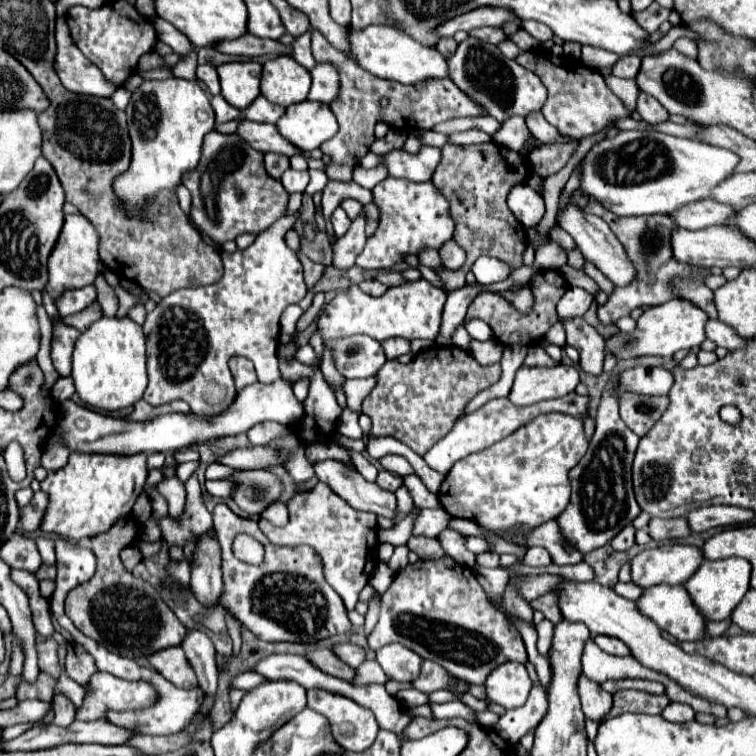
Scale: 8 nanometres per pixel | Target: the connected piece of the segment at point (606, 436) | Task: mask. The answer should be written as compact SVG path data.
M619 376L611 378L601 396L601 404L597 410L597 428L589 442L587 454L581 462L569 470L571 480L571 504L557 518L563 538L577 548L581 554L589 554L601 546L605 546L615 534L619 534L625 526L629 526L641 512L631 482L631 464L639 444L639 436L629 430L629 426L619 416Z

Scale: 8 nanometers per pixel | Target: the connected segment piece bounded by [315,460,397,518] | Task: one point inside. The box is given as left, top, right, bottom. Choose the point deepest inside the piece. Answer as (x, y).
(363, 495)

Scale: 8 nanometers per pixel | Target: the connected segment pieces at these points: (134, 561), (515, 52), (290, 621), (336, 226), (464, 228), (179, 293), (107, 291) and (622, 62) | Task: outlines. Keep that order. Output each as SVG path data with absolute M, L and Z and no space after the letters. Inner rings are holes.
M129 546L129 548L125 548L125 550L121 552L121 562L123 562L125 570L127 570L127 572L131 572L131 570L141 562L141 552Z
M507 39L505 42L501 42L500 44L497 45L499 50L501 50L501 53L509 58L509 59L516 59L516 57L523 53L524 51L519 49L519 47L514 44L511 40Z
M223 502L215 506L213 522L219 530L223 550L223 590L219 604L241 620L259 640L315 644L351 630L347 608L341 602L341 596L325 580L323 560L311 546L273 546L267 542L257 520L237 516ZM239 532L245 532L265 544L265 558L261 564L245 564L233 556L231 544Z
M341 206L333 212L333 216L331 216L331 224L333 224L333 230L335 230L337 238L339 238L341 234L345 234L345 230L349 230L351 220L349 220L349 216L345 214L345 210L343 210Z
M447 144L441 148L443 160L439 162L431 182L451 204L451 216L455 220L453 240L465 250L467 260L461 268L435 270L443 282L443 290L449 294L465 286L465 274L471 270L473 262L479 256L493 256L509 264L511 272L523 266L523 252L527 248L527 232L521 222L513 216L507 206L507 194L513 184L525 182L531 174L531 166L517 152L499 146L499 144L473 144L473 146L455 146Z
M279 218L273 226L263 230L255 242L245 248L237 250L233 254L225 252L213 238L209 238L205 232L201 236L205 242L219 250L225 274L217 284L211 286L197 286L197 288L181 288L165 296L153 312L147 314L143 330L147 338L147 352L149 352L149 386L145 388L143 400L151 406L161 406L173 400L183 400L191 406L193 414L199 418L217 418L221 410L225 412L229 404L235 398L235 384L231 378L231 370L227 366L231 356L249 356L249 360L256 363L258 381L269 384L281 378L279 360L277 358L277 347L279 346L279 318L283 310L289 304L299 304L305 294L307 286L303 280L303 266L293 250L287 248L283 236L293 226L295 218ZM209 380L217 380L227 388L227 400L217 406L209 406L203 402L201 394L205 392L205 386Z
M99 274L95 278L95 288L99 290L99 304L103 308L103 316L115 316L117 308L119 308L119 302L117 302L117 294L113 292L113 288L107 284L105 276Z
M623 56L623 58L619 58L613 64L611 74L619 76L619 78L635 78L637 72L639 72L639 66L641 66L641 58L637 58L637 56Z

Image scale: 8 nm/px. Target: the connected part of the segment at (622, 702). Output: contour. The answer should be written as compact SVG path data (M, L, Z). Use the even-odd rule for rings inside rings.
M621 690L613 696L613 710L611 716L619 716L625 712L637 712L637 714L661 714L661 710L669 704L669 698L665 694L653 696L641 690Z

